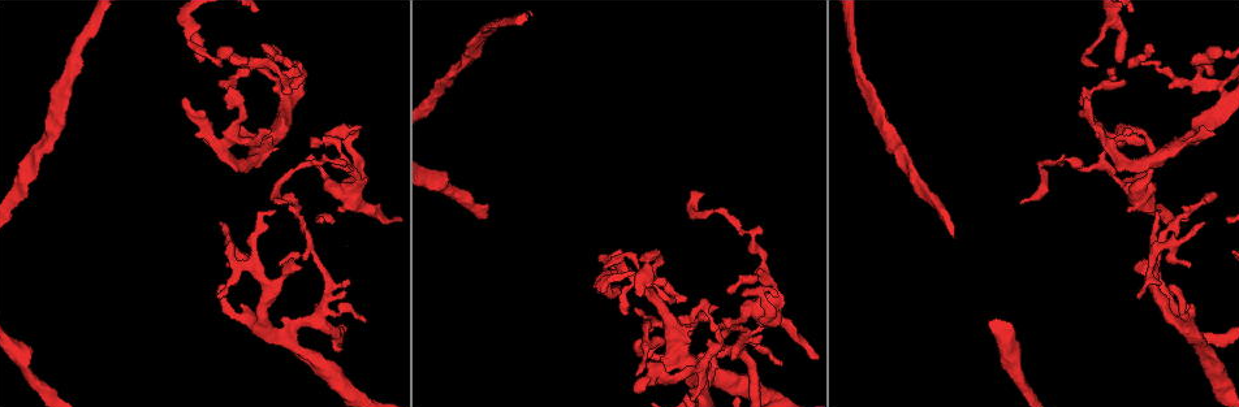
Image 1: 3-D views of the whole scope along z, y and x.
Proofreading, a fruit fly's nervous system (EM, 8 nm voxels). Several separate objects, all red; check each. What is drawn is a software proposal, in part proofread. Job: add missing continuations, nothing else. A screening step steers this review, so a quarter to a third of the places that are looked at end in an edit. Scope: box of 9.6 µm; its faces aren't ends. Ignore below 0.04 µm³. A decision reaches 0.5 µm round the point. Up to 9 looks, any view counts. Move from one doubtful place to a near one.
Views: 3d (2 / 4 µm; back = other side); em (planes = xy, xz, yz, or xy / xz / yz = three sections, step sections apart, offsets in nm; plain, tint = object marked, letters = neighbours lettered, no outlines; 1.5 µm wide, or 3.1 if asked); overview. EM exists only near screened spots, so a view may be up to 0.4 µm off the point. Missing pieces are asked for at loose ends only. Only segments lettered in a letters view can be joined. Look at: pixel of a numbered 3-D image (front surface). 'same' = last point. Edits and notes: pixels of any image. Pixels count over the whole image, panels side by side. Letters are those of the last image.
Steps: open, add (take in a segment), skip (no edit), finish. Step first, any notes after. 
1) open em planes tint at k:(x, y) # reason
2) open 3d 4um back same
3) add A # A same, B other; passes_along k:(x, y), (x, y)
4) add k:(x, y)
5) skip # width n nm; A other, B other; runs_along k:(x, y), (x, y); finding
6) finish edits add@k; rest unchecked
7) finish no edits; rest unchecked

open 3d 4um back at 1:(287, 203) # end of a long branch

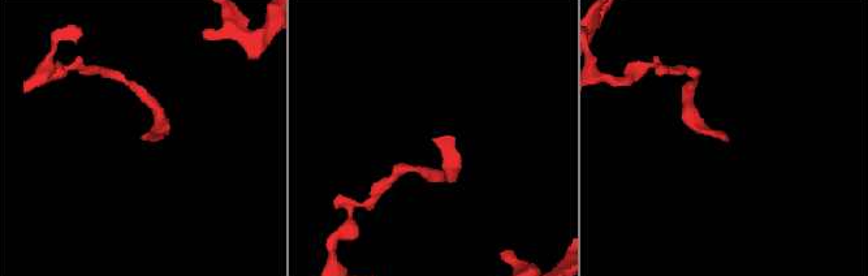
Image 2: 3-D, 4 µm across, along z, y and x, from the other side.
open em xz step 8 letters at 2:(431, 139) # now the EM

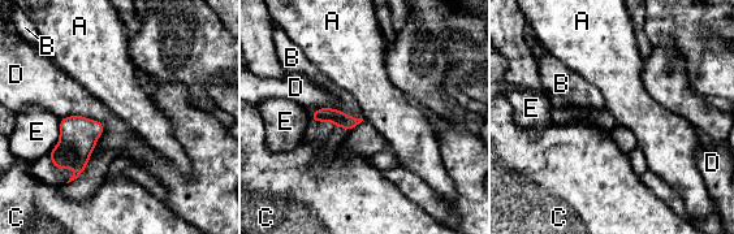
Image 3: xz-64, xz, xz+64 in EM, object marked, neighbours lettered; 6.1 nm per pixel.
add B # width 90 nm; A other, B same, C other, D other, E other; passes_along 3:(339, 118), (349, 116), (348, 105); the neuron continues

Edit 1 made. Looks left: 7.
open em planes plain at 1:(679, 315) # an open end

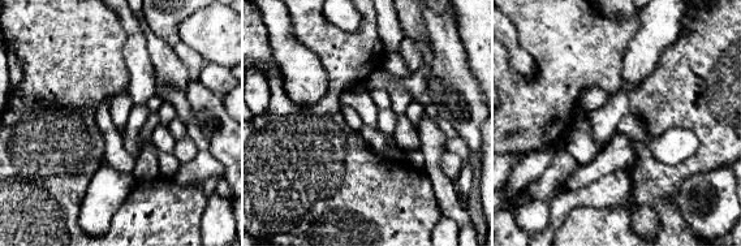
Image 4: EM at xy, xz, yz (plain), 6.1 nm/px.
open em planes letters same # see the neighbours

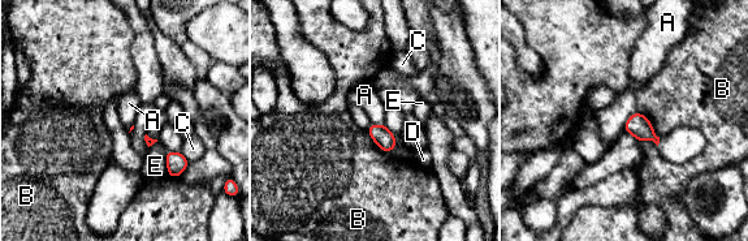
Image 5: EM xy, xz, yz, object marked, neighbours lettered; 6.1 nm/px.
skip # A other, B other, C other, D other, E other; border 5:(636, 111), (622, 128); none of them fits

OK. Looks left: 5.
open 3d 4um at 1:(723, 319) # thin end

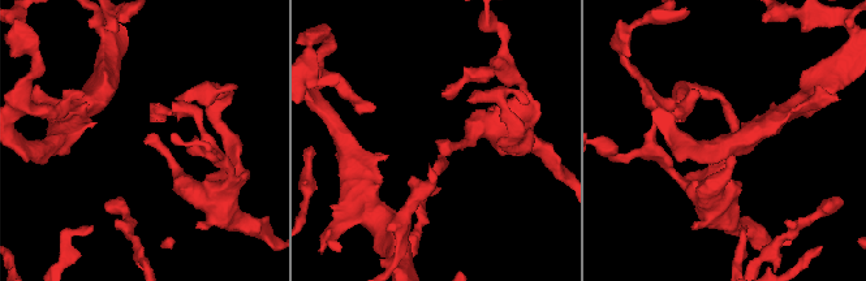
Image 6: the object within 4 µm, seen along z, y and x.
open em xy step 8 letters at 6:(438, 145) # shape alone is not enough

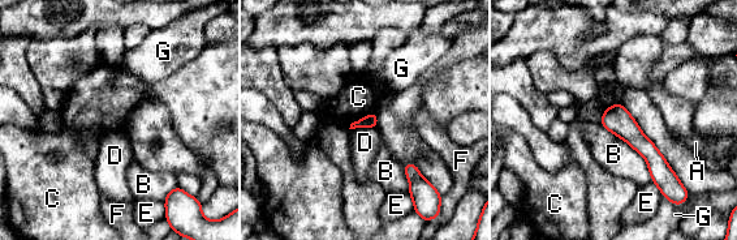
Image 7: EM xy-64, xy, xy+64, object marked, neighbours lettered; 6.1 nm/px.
open em planes letters same # cut it another way

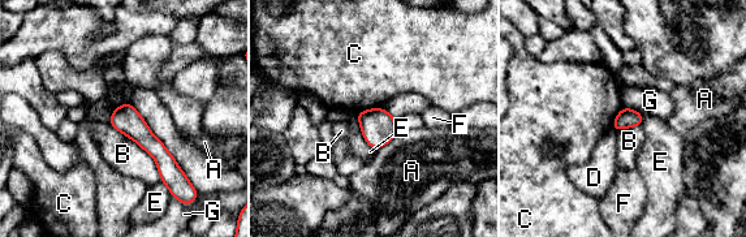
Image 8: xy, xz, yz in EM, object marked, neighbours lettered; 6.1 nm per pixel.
skip # A other, B other, C other, D other, E other, F other, G other; border 8:(361, 133), (374, 150); no lettered segment goes on from it

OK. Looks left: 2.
finish edits add@3; rest unchecked

